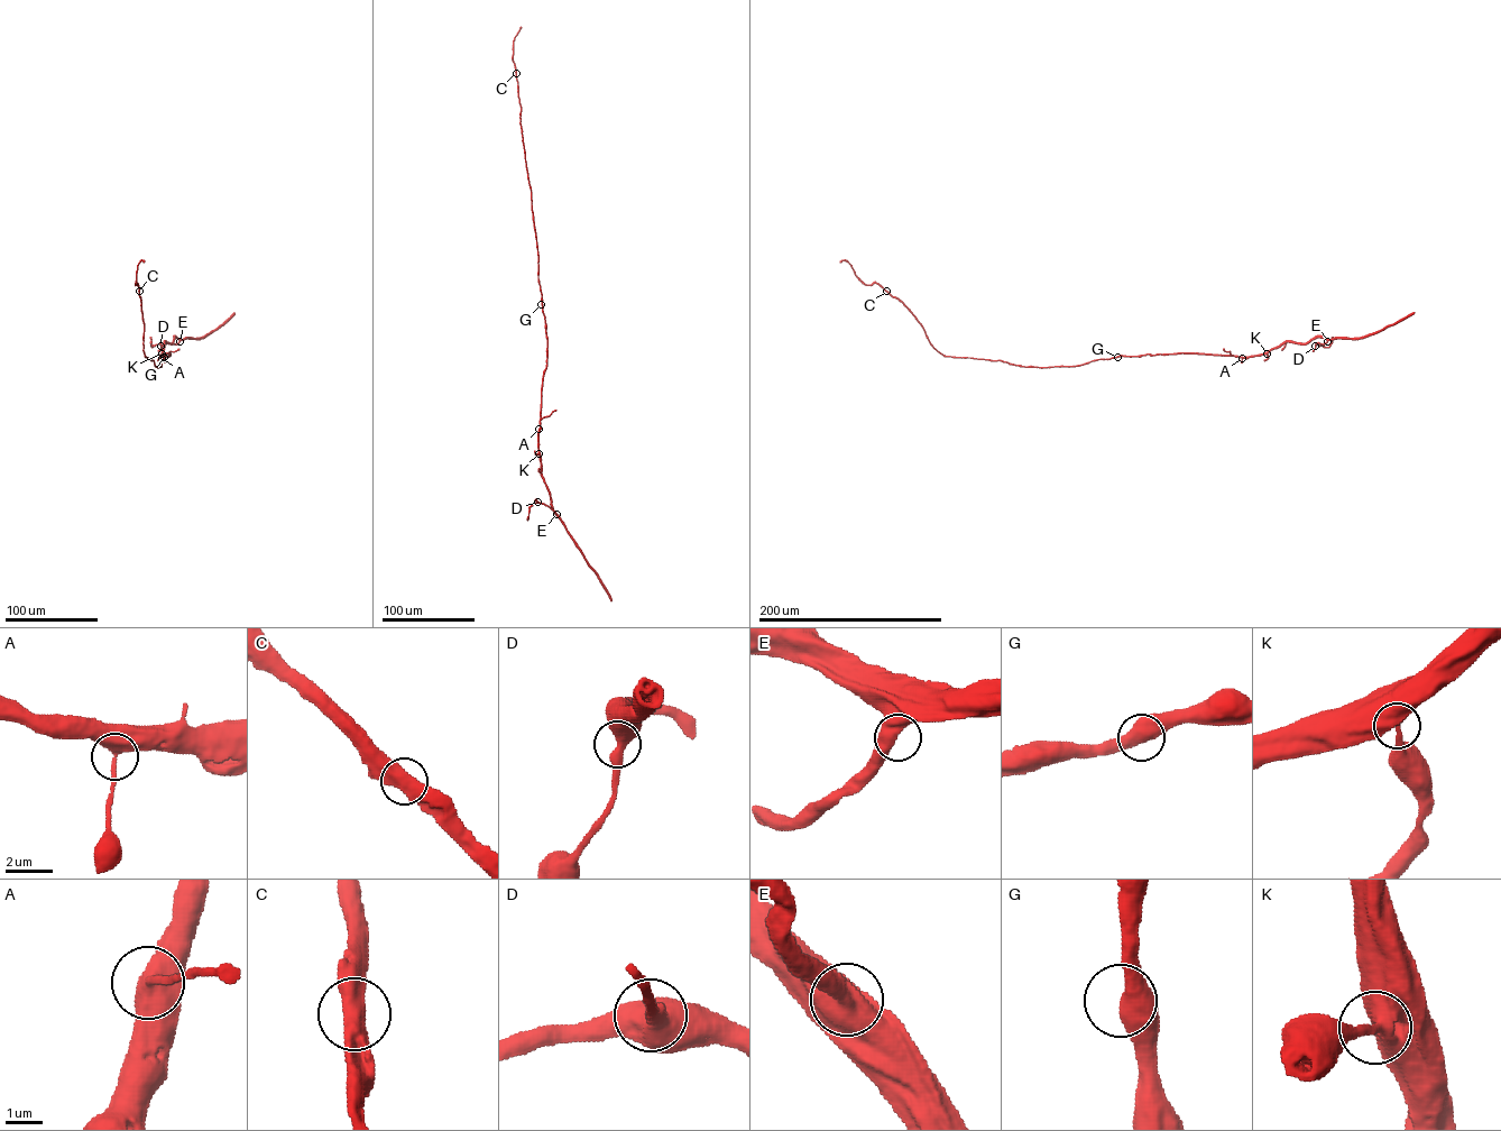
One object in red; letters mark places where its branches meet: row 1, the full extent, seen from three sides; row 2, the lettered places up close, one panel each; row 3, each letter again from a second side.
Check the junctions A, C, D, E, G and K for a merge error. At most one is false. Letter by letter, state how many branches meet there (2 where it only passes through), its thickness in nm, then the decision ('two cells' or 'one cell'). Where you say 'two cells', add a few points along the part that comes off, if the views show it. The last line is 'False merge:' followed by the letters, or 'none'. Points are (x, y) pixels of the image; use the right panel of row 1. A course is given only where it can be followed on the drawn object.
A: 2 | 440 nm | one cell
C: 2 | 600 nm | one cell
D: 2 | 480 nm | one cell
E: 2 | 550 nm | one cell
G: 2 | 550 nm | one cell
K: 2 | 500 nm | one cell
False merge: none

